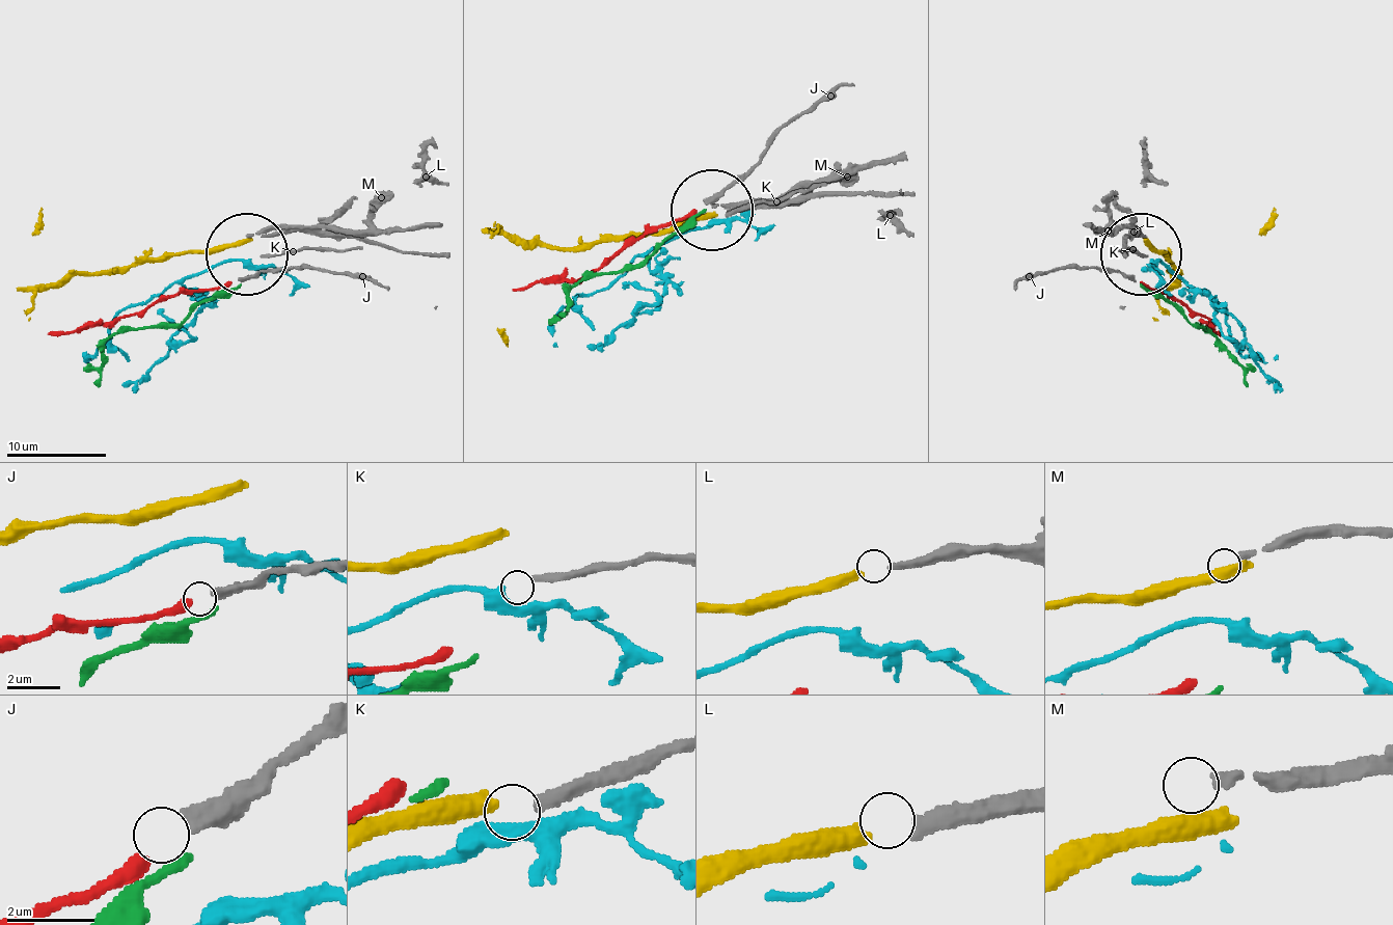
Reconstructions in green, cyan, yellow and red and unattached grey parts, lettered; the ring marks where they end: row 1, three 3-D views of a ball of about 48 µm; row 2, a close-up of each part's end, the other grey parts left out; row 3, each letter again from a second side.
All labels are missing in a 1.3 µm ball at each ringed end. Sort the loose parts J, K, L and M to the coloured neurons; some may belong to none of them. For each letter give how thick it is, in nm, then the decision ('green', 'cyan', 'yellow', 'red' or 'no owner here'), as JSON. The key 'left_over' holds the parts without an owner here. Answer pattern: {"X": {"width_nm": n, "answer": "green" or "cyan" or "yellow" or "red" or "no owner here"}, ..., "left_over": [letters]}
{"J": {"width_nm": 360, "answer": "red"}, "K": {"width_nm": 300, "answer": "cyan"}, "L": {"width_nm": 320, "answer": "yellow"}, "M": {"width_nm": 240, "answer": "no owner here"}, "left_over": ["M"]}

